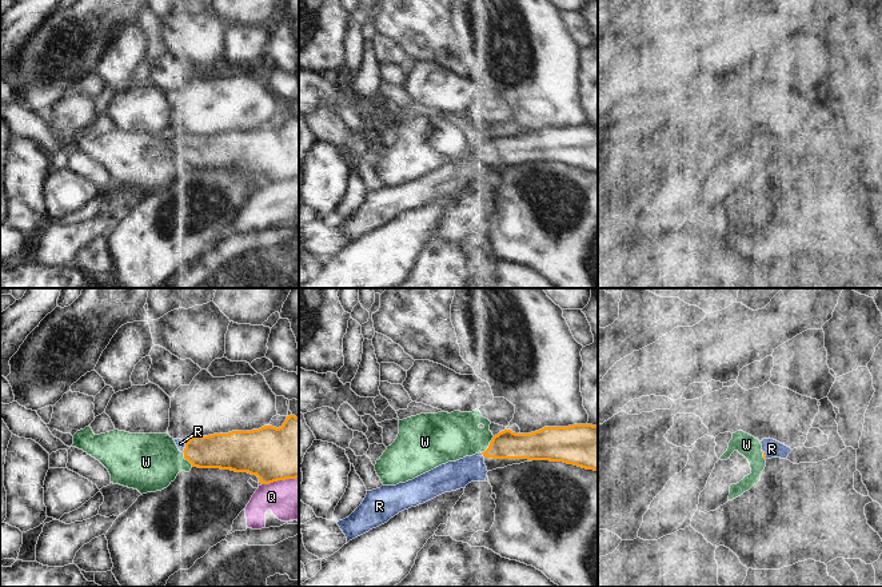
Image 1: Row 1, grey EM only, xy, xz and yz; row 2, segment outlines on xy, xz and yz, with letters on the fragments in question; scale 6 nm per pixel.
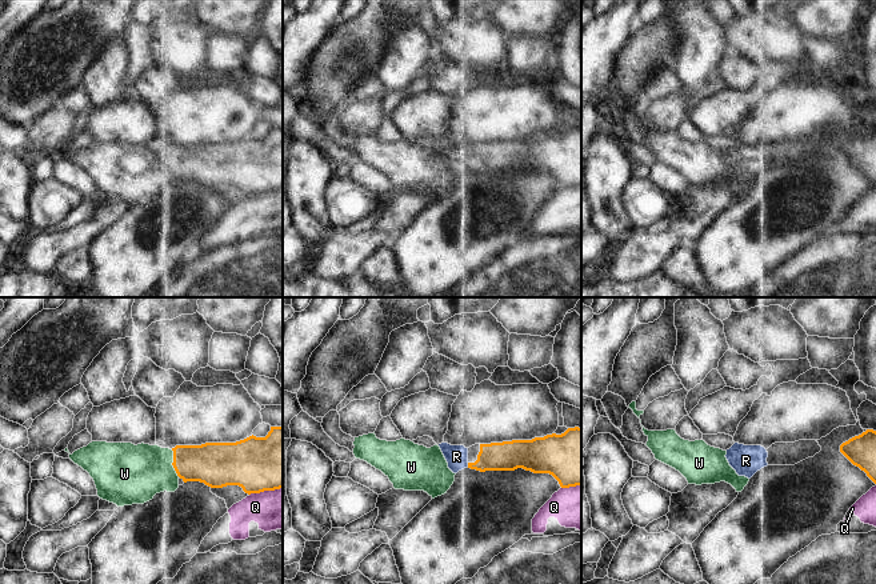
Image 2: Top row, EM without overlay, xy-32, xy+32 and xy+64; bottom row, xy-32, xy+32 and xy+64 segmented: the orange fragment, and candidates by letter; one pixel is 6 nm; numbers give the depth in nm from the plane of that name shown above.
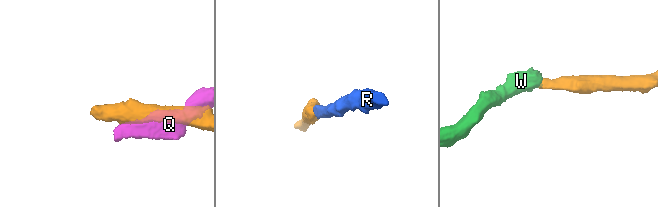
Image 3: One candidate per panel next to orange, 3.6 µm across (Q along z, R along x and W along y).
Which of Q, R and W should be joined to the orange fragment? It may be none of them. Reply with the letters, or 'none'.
R

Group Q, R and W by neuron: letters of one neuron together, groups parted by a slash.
Q / R / W

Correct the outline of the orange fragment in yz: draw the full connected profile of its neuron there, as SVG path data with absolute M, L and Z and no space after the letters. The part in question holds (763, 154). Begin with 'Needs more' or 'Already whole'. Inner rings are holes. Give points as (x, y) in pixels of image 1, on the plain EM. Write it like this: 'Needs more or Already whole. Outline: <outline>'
Needs more. Outline: M770 139L763 140L761 145L765 160L771 160L771 159L787 160L789 155L793 152L790 148Z

